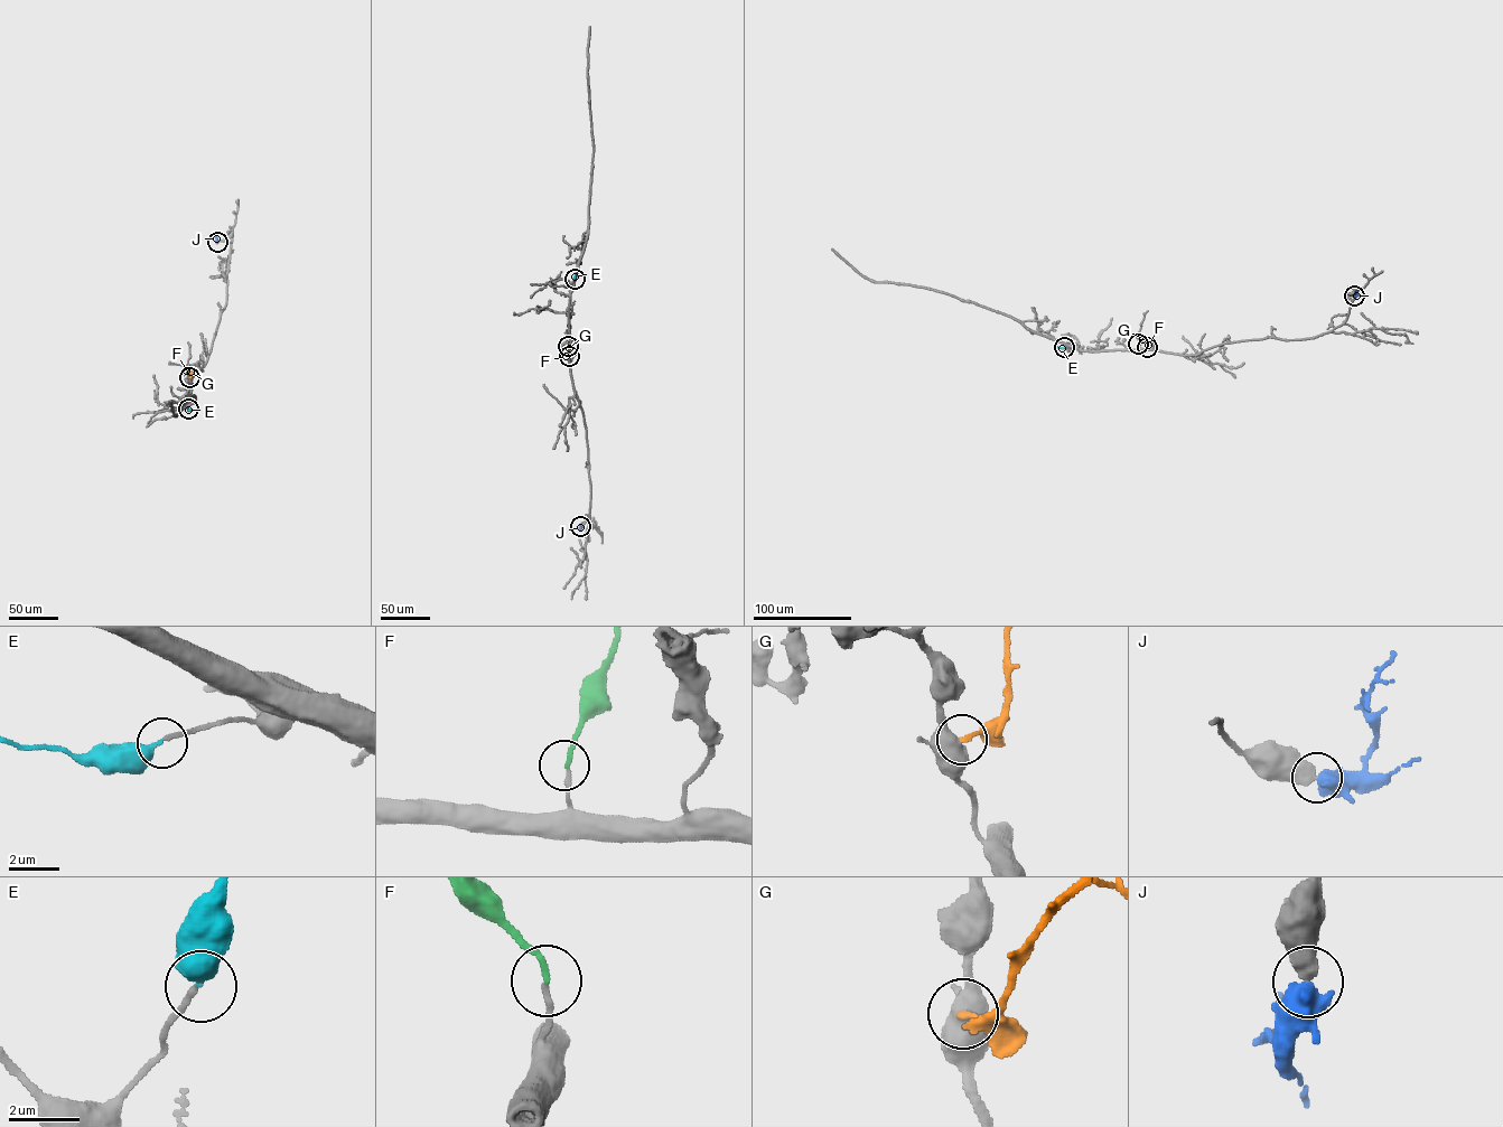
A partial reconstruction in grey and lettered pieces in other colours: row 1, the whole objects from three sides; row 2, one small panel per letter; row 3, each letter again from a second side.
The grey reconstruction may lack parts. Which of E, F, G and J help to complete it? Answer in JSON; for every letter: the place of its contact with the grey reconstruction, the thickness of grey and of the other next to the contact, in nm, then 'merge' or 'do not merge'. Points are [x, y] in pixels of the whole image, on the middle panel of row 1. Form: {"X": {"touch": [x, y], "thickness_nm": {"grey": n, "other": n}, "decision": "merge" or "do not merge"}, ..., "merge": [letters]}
{"E": {"touch": [575, 279], "thickness_nm": {"grey": 170, "other": 360}, "decision": "merge"}, "F": {"touch": [569, 356], "thickness_nm": {"grey": 150, "other": 160}, "decision": "merge"}, "G": {"touch": [568, 346], "thickness_nm": {"grey": 500, "other": 140}, "decision": "do not merge"}, "J": {"touch": [580, 526], "thickness_nm": {"grey": 550, "other": 650}, "decision": "do not merge"}, "merge": ["E", "F"]}

